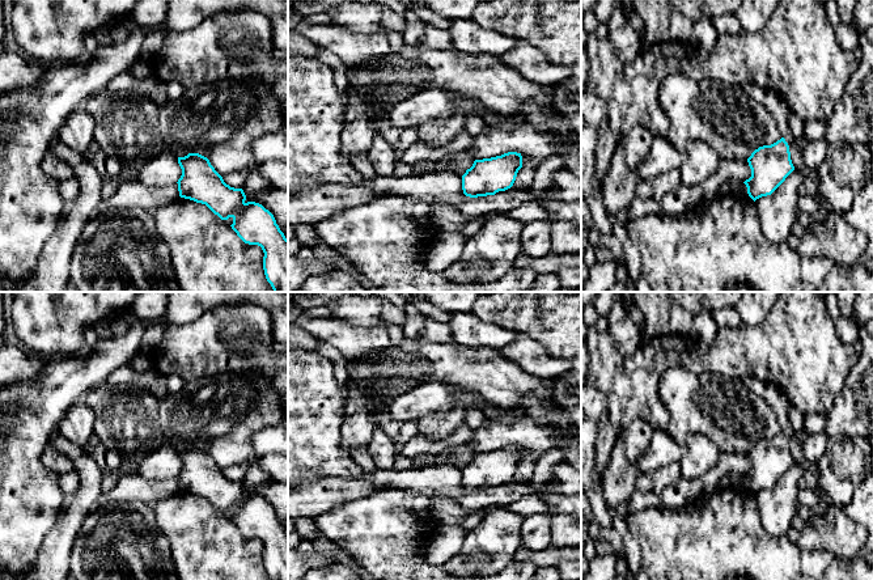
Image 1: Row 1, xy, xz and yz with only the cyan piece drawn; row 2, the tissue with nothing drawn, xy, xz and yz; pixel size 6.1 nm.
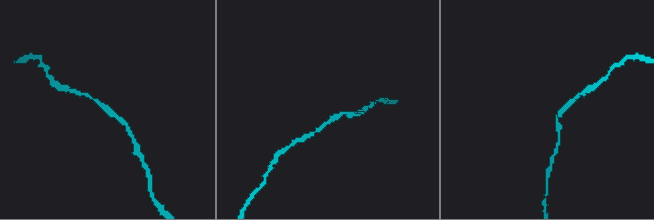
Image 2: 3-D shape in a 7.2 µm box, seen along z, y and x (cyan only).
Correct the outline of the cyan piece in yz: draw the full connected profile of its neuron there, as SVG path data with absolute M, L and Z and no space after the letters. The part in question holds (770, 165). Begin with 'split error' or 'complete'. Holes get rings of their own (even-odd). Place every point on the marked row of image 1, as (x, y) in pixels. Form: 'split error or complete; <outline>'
complete; M784 137L771 145L755 149L747 162L751 169L751 177L743 183L754 202L762 196L771 195L794 170L789 145Z

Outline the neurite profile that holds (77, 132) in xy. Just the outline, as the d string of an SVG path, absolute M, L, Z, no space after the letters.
M90 106L76 109L62 126L58 140L79 153L85 153L96 141L97 114Z

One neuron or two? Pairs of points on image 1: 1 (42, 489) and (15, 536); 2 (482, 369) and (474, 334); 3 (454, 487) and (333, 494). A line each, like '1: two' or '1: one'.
1: one
2: two
3: one

